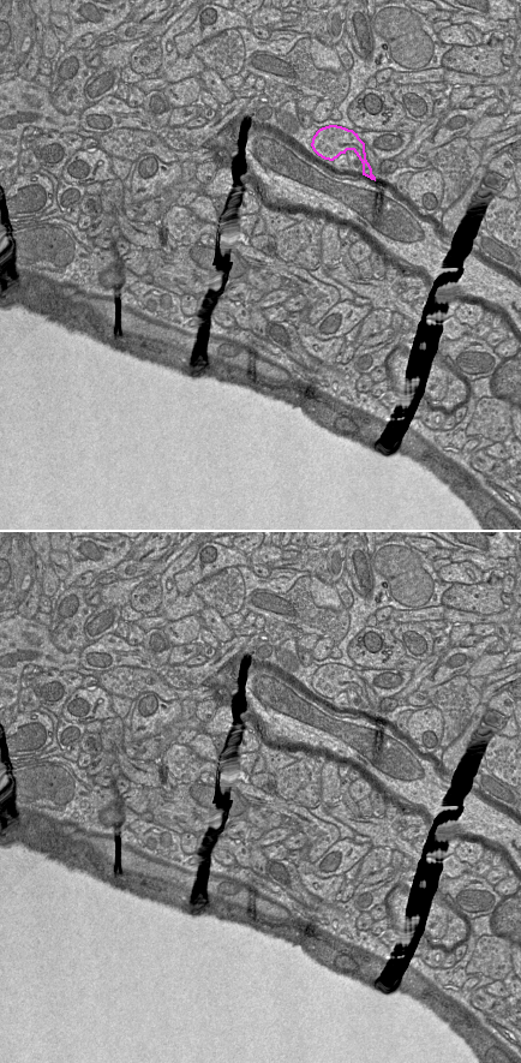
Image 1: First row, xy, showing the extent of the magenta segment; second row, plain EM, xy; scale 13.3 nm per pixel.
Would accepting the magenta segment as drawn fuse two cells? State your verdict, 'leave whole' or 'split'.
leave whole

